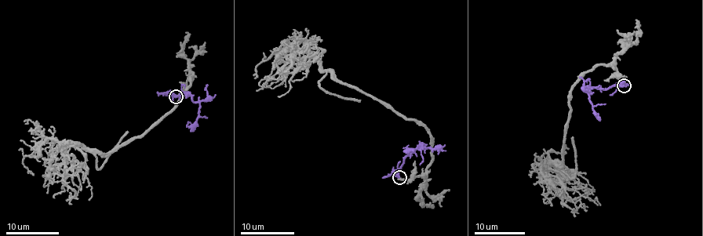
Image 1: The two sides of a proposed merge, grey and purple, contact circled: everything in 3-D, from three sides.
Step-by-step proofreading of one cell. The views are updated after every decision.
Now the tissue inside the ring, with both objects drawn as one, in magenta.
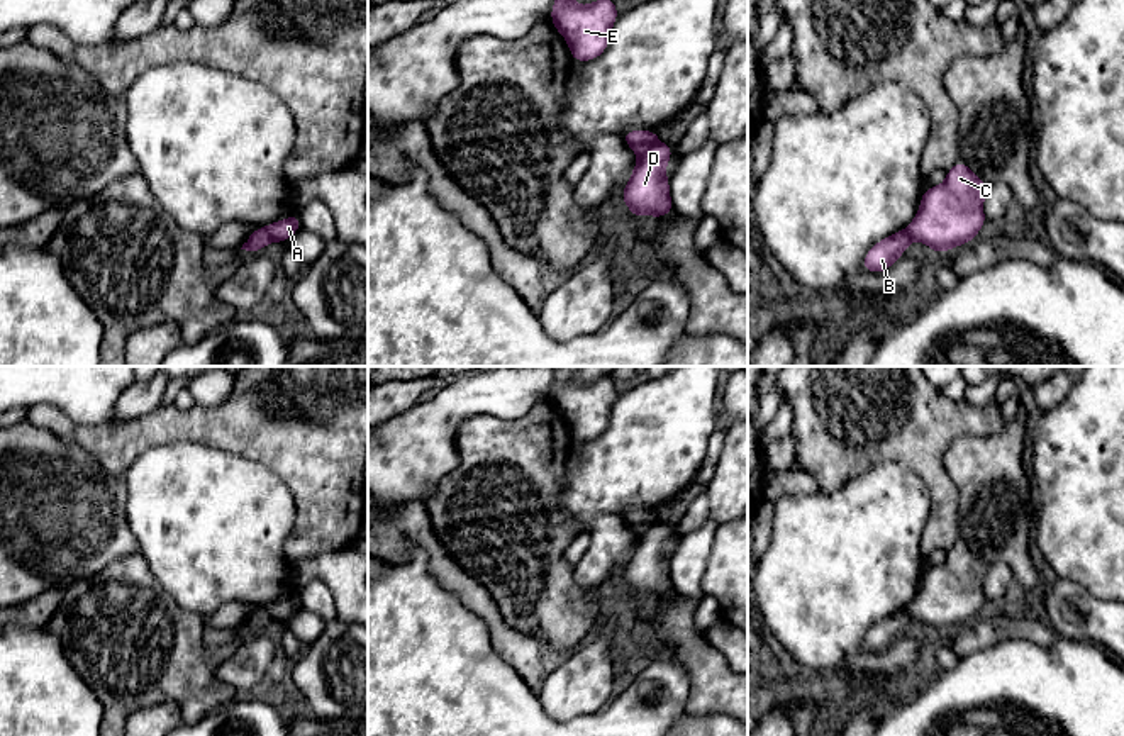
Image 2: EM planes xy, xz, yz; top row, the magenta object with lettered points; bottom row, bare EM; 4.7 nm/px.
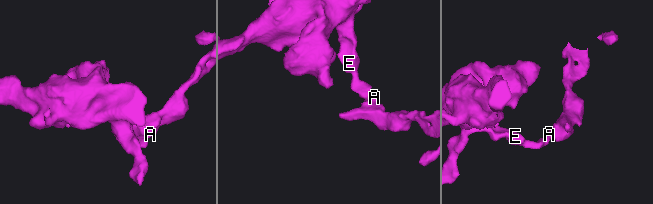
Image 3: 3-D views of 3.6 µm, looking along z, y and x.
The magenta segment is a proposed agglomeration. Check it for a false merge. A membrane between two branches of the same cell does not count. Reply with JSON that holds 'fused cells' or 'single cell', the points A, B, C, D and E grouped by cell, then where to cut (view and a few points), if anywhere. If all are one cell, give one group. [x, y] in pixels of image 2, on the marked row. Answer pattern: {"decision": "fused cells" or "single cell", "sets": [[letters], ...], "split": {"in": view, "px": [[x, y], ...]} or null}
{"decision": "fused cells", "sets": [["A", "C", "D"], ["B", "E"]], "split": {"in": "xz", "px": [[658, 141], [638, 155]]}}

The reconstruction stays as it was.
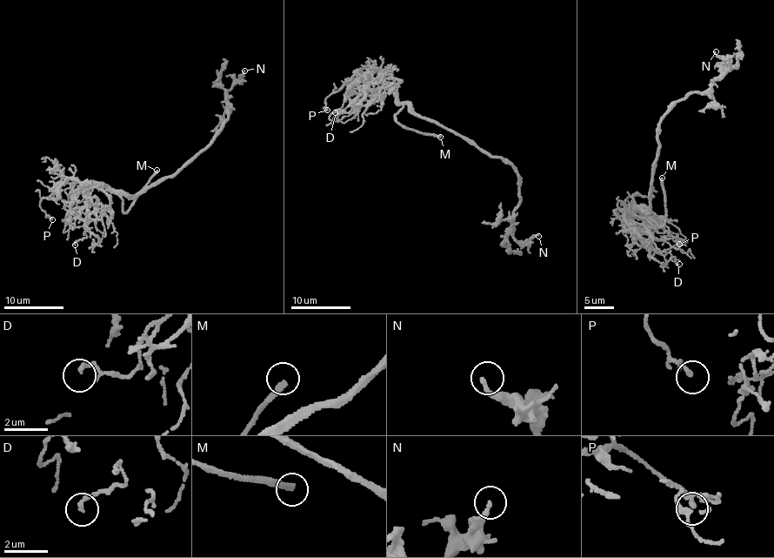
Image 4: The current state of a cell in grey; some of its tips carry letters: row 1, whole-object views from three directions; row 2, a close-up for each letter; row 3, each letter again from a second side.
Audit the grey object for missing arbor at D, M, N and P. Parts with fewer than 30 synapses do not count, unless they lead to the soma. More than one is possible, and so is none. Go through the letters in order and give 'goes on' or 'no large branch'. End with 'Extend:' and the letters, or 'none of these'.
D: no large branch
M: goes on
N: no large branch
P: no large branch
Extend: M

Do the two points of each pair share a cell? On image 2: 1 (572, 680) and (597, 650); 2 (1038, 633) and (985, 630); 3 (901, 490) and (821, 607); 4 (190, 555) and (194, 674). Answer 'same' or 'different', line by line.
1: same
2: same
3: same
4: different

